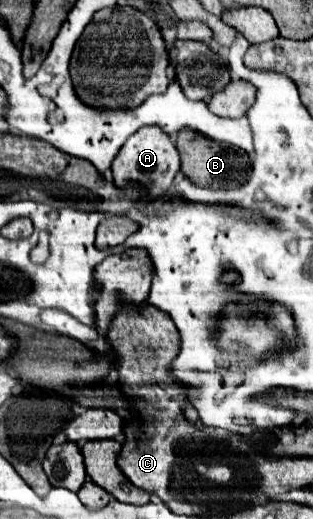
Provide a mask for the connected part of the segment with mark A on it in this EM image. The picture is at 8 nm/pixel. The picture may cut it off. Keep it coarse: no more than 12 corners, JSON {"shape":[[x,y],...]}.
{"shape":[[141,127],[113,159],[119,187],[139,181],[167,195],[179,171],[177,145],[161,127]]}

